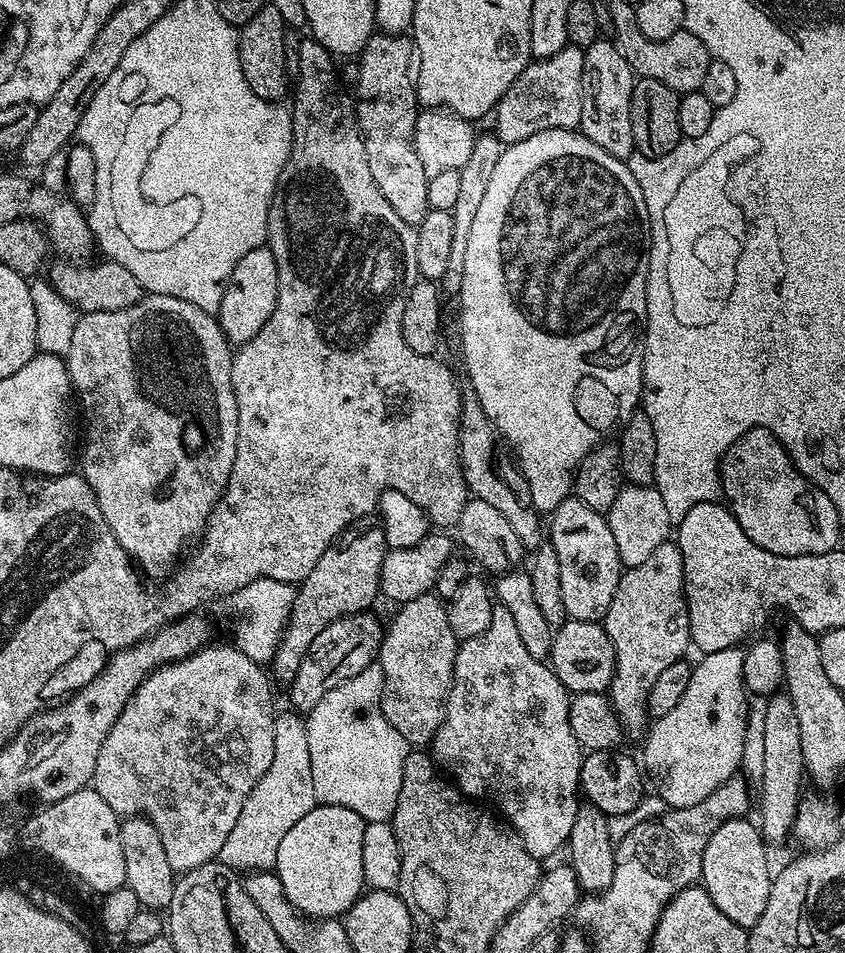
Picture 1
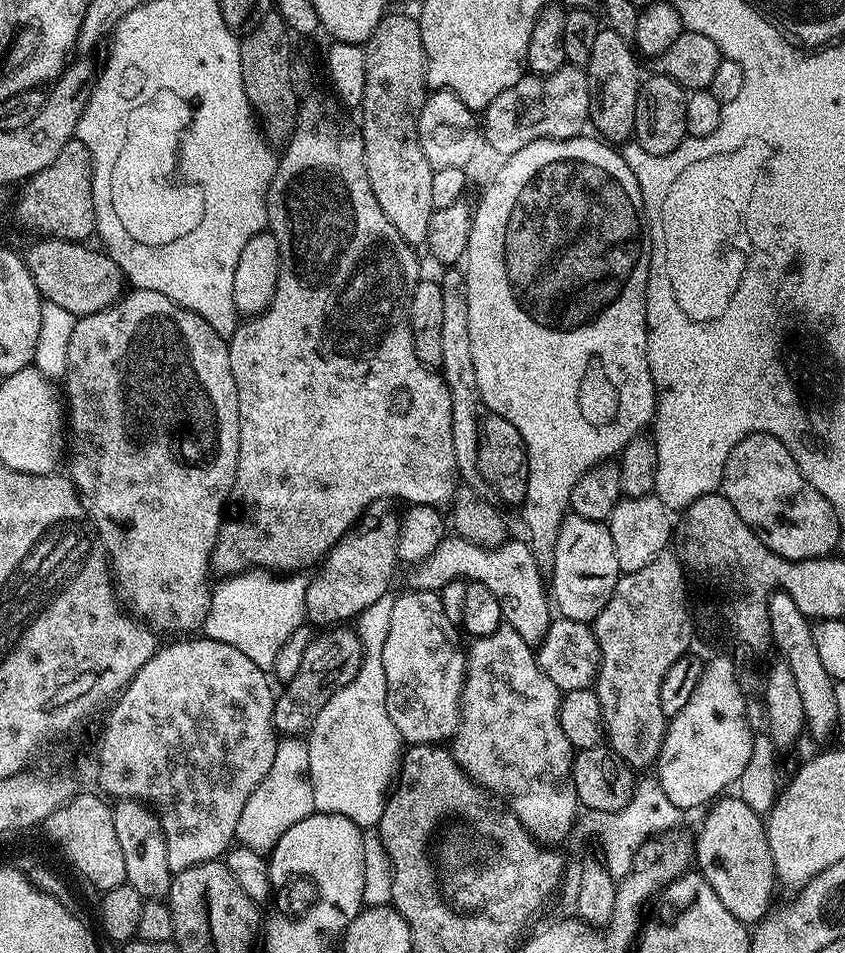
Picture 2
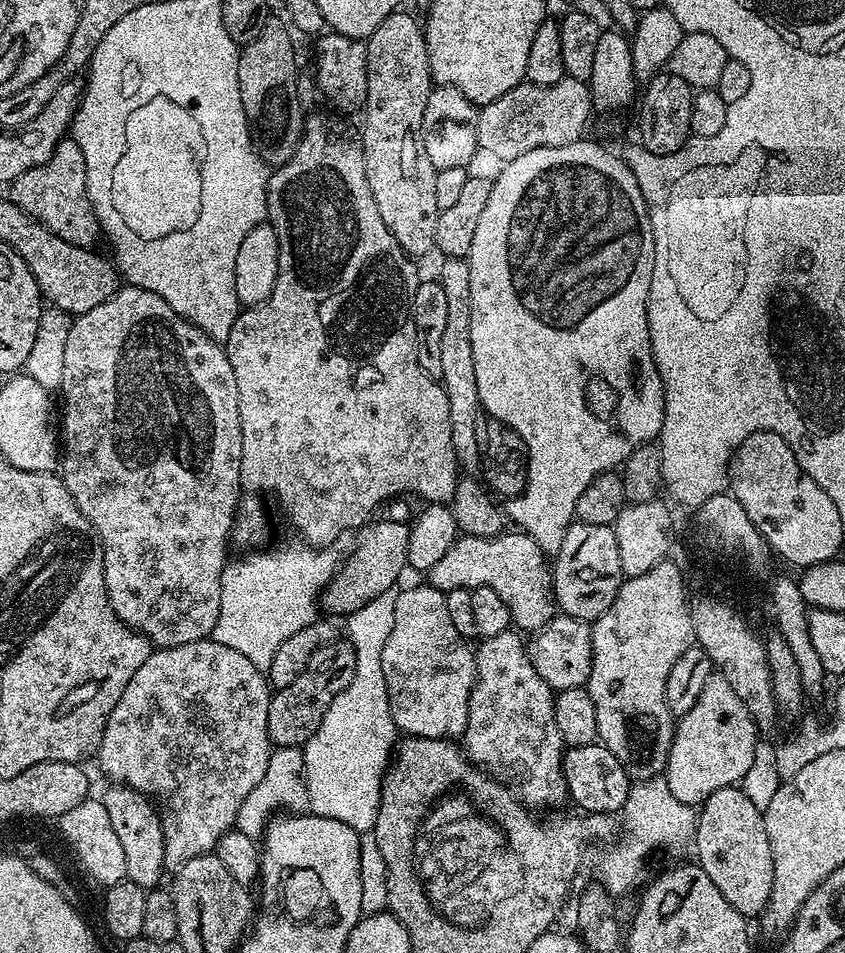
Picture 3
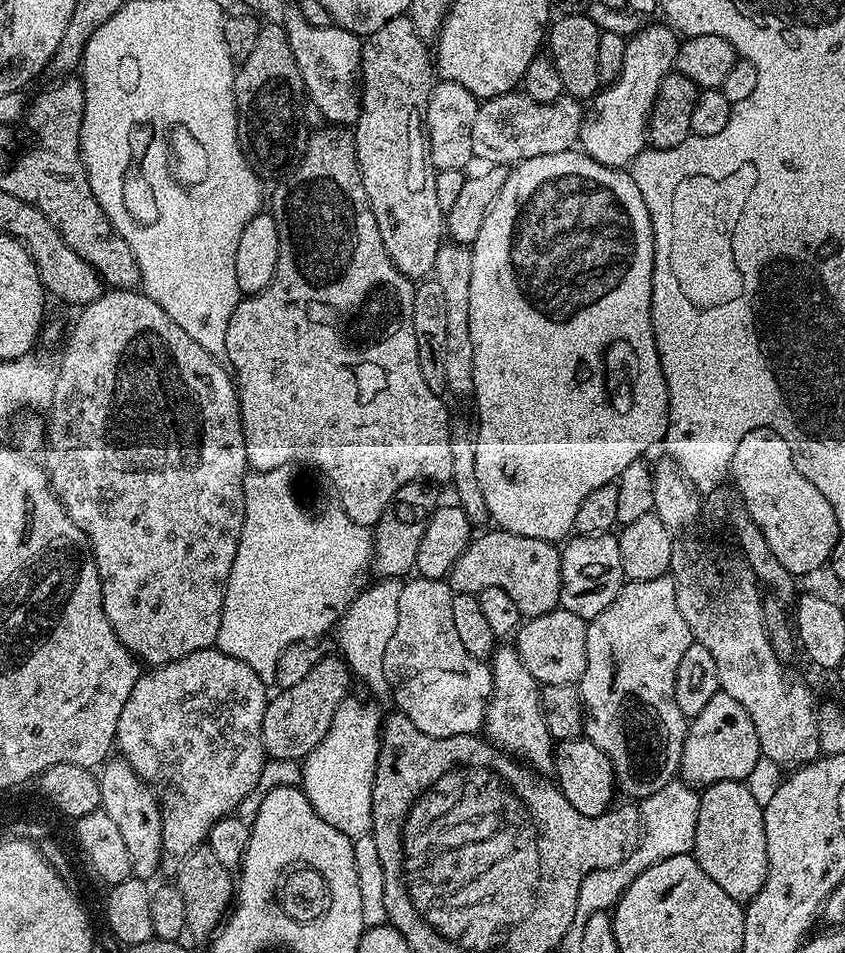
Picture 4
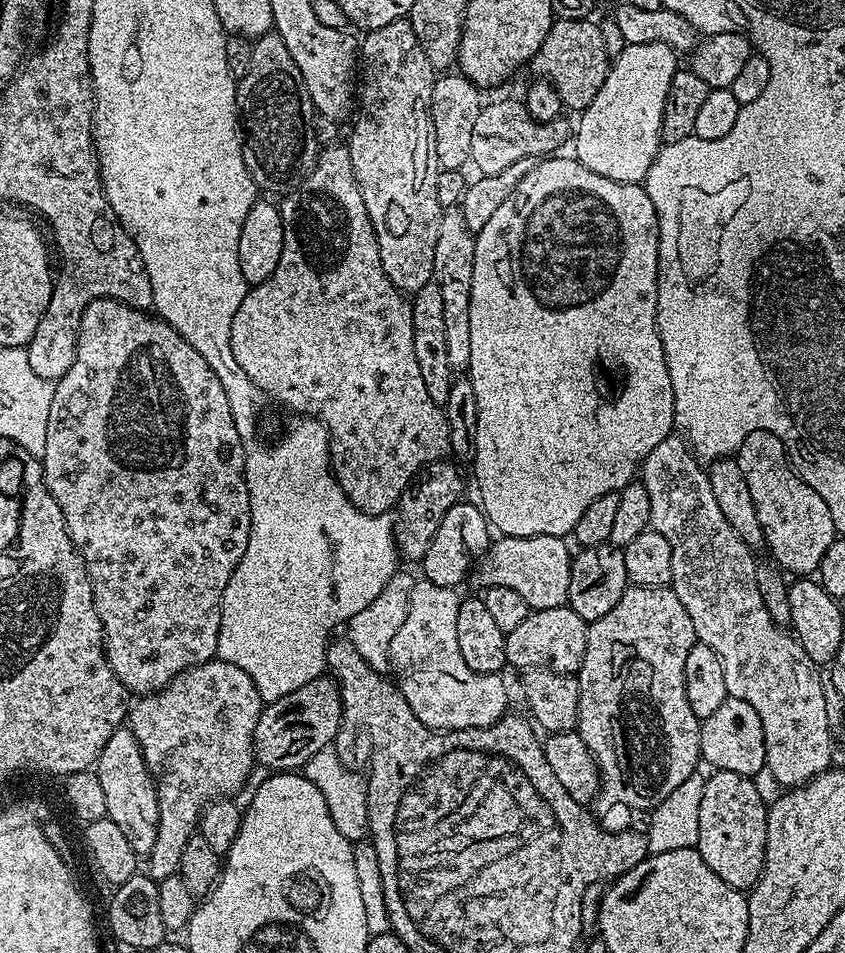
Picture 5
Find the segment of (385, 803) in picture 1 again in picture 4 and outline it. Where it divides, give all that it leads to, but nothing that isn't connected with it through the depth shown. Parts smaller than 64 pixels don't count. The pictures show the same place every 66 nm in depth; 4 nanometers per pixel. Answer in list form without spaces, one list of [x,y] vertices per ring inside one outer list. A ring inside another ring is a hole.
[[[385,577],[375,582],[374,586],[365,587],[341,616],[336,635],[338,634],[338,642],[342,648],[341,655],[357,679],[366,682],[372,689],[385,693],[385,652],[387,643],[398,626],[398,599],[403,581]],[[349,698],[335,712],[326,738],[302,761],[302,791],[310,806],[334,830],[353,838],[372,831],[372,783],[380,757],[382,715],[376,708]]]

